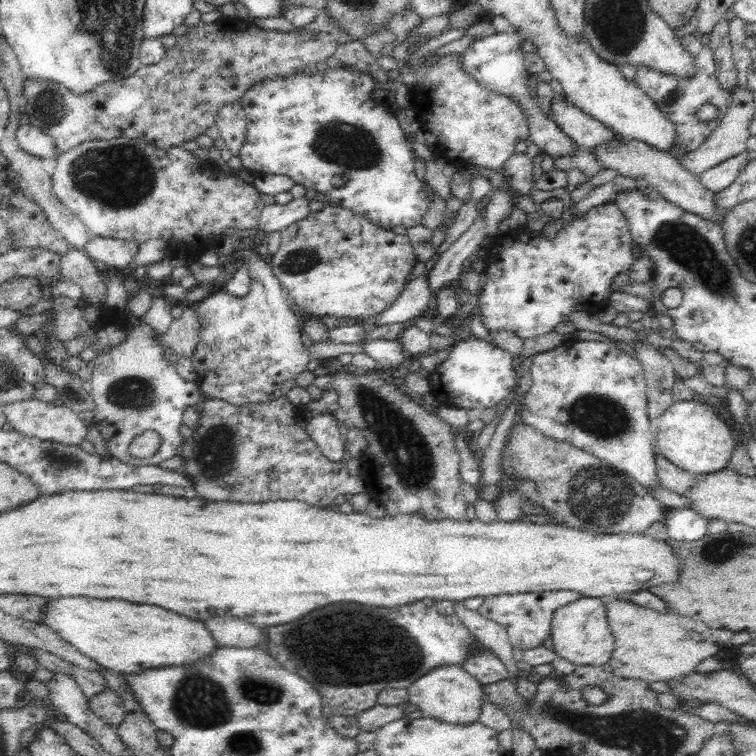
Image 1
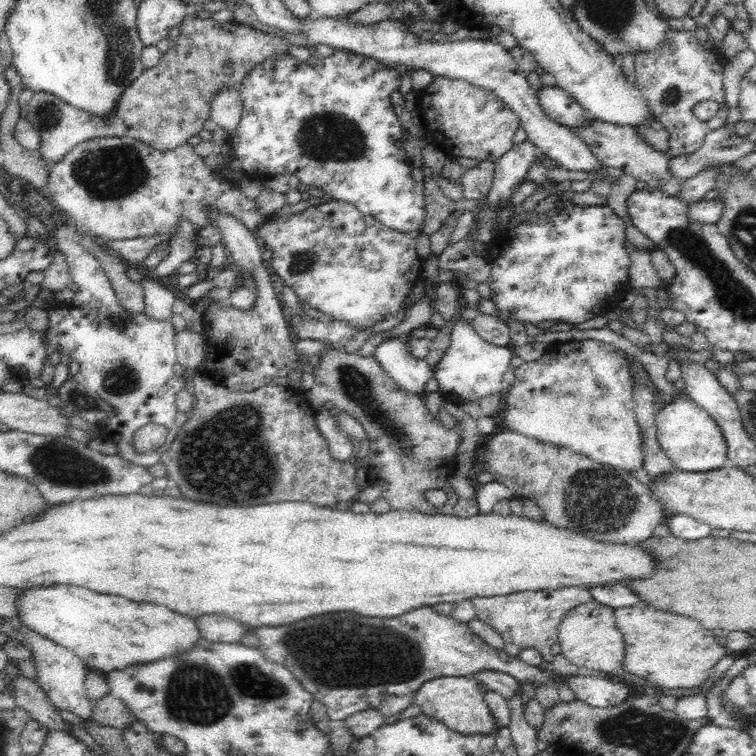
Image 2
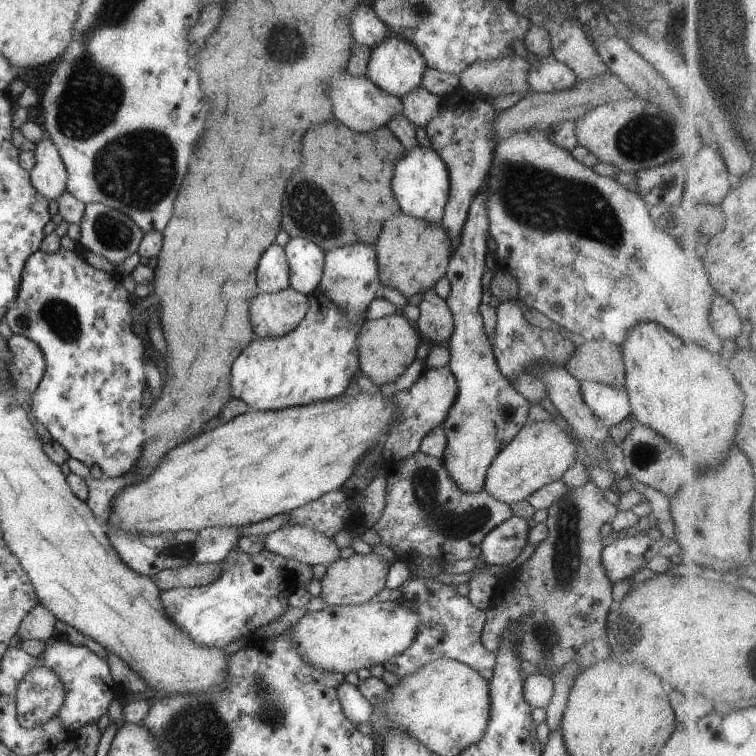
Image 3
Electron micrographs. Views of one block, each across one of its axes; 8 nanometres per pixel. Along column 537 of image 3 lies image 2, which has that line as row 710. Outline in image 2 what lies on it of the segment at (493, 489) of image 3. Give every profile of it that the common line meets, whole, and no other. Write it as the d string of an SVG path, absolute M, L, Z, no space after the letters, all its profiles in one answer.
M442 676L424 682L413 697L413 703L421 708L426 716L444 723L454 732L464 736L476 736L476 734L496 734L501 728L498 721L492 717L488 705L484 701L484 693L478 688L478 682L474 678L465 676Z

